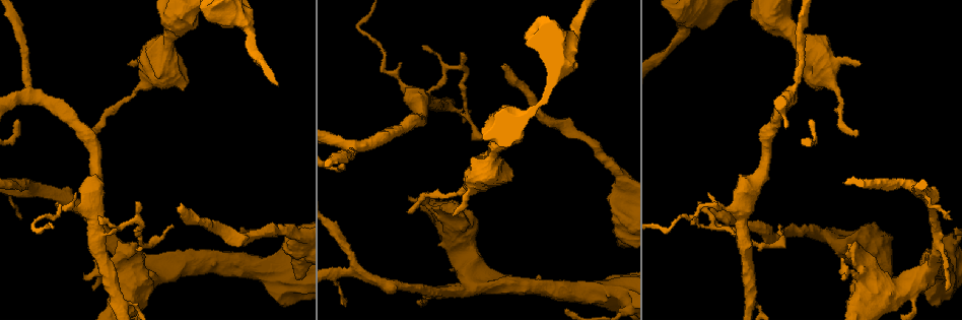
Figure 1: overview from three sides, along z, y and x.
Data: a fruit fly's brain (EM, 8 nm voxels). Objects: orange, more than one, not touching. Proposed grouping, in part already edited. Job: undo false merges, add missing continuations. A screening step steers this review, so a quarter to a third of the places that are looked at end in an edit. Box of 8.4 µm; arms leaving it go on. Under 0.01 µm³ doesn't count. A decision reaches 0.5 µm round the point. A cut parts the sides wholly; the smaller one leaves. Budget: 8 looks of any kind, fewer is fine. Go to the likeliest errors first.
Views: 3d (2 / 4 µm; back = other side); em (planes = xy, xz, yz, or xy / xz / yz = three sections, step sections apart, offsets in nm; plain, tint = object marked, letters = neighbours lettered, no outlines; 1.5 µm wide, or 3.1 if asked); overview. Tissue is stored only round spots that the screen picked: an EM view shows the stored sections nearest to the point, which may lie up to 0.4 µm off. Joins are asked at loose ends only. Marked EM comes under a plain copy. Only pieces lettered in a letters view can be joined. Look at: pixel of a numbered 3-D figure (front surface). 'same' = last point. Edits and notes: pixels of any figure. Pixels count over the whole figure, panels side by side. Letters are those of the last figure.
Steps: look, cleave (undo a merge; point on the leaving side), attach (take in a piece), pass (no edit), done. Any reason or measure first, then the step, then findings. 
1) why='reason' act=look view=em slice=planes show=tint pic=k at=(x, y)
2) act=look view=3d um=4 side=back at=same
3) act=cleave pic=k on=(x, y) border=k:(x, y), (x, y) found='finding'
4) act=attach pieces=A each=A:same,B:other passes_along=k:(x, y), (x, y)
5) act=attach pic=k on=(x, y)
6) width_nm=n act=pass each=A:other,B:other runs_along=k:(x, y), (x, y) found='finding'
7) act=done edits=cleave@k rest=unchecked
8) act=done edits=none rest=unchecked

why='free end' act=look view=em slice=xy step=8 show=letters pic=1 at=(710, 209)

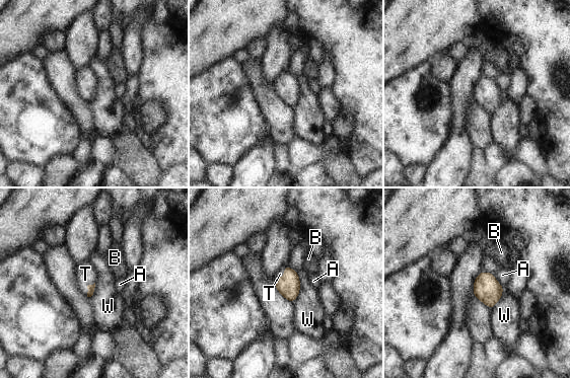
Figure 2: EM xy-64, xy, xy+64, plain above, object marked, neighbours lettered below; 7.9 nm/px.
act=attach pieces=T each=A:other,B:other,T:same,W:other passes_along=2:(90, 288), (87, 288), (85, 274) found='the neuron continues'

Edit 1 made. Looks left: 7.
why='see it whole again' act=look view=overview

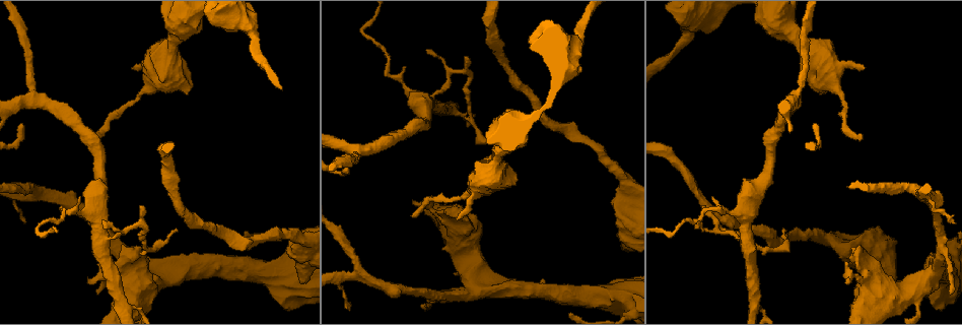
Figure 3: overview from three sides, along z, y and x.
why='branch stops here' act=look view=3d um=2 pic=3 at=(862, 138)

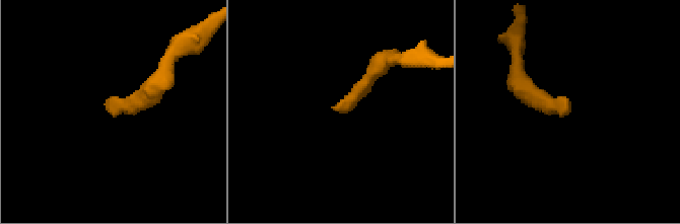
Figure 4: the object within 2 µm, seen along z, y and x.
why='need the tissue' act=look view=em slice=planes show=letters pic=4 at=(567, 109)

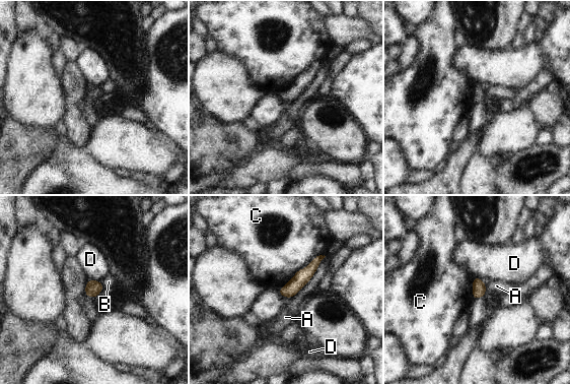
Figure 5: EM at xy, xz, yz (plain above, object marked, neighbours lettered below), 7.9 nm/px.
act=pass each=A:other,B:other,C:other,D:other found='none of them fits'

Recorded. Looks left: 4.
act=done edits=attach@2 rest=unchecked

